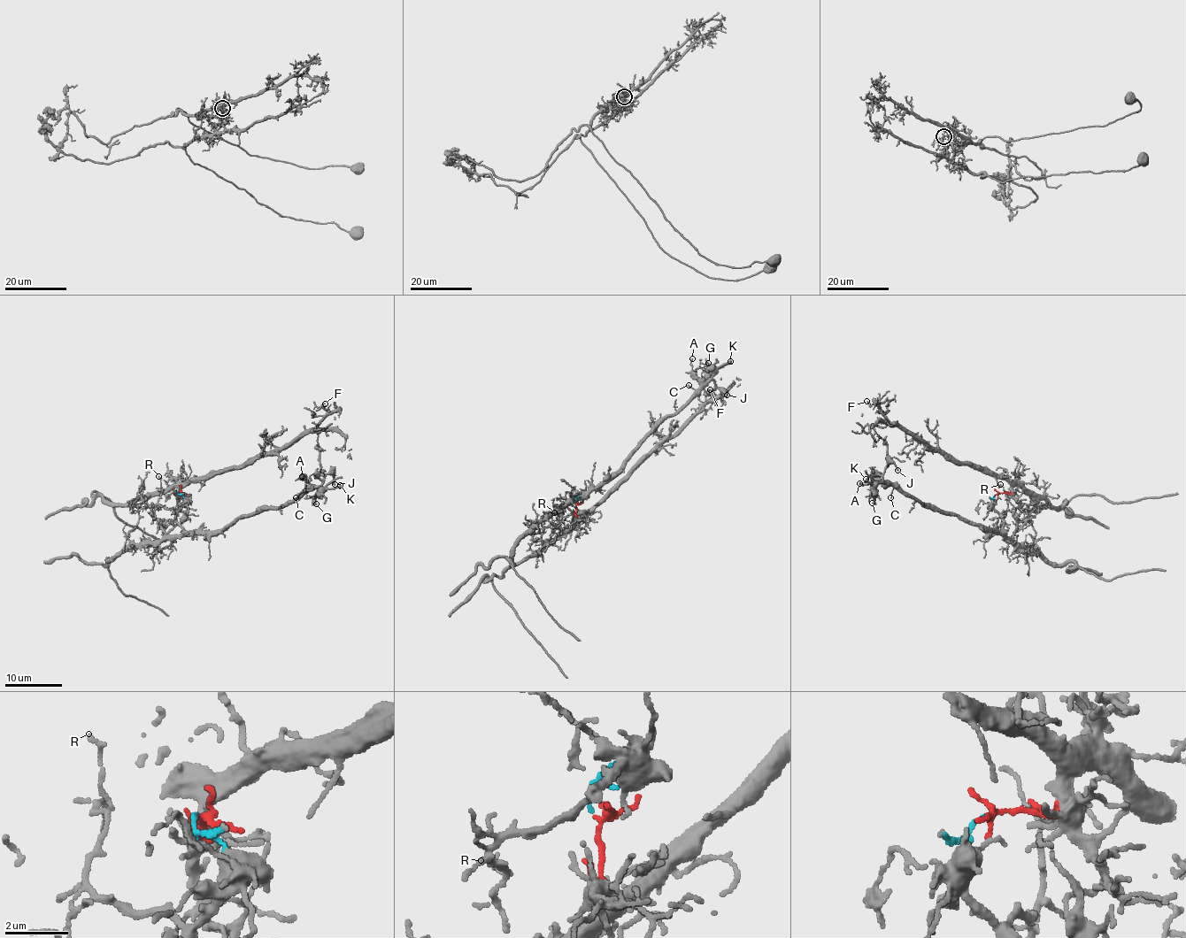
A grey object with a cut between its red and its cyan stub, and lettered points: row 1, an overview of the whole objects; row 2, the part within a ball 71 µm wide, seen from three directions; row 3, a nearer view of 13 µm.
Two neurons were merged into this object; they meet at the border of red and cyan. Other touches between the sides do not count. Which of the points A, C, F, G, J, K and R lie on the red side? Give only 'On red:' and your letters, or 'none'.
On red: F

